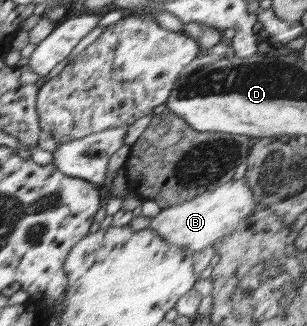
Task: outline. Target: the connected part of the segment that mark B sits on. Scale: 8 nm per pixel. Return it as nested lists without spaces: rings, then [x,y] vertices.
[[[245,179],[231,180],[213,190],[207,190],[205,194],[199,194],[193,200],[163,209],[151,219],[149,227],[173,246],[190,248],[195,254],[203,248],[217,246],[225,236],[229,236],[235,230],[238,224],[249,218],[253,209],[260,208],[260,203],[255,201],[253,191]]]

